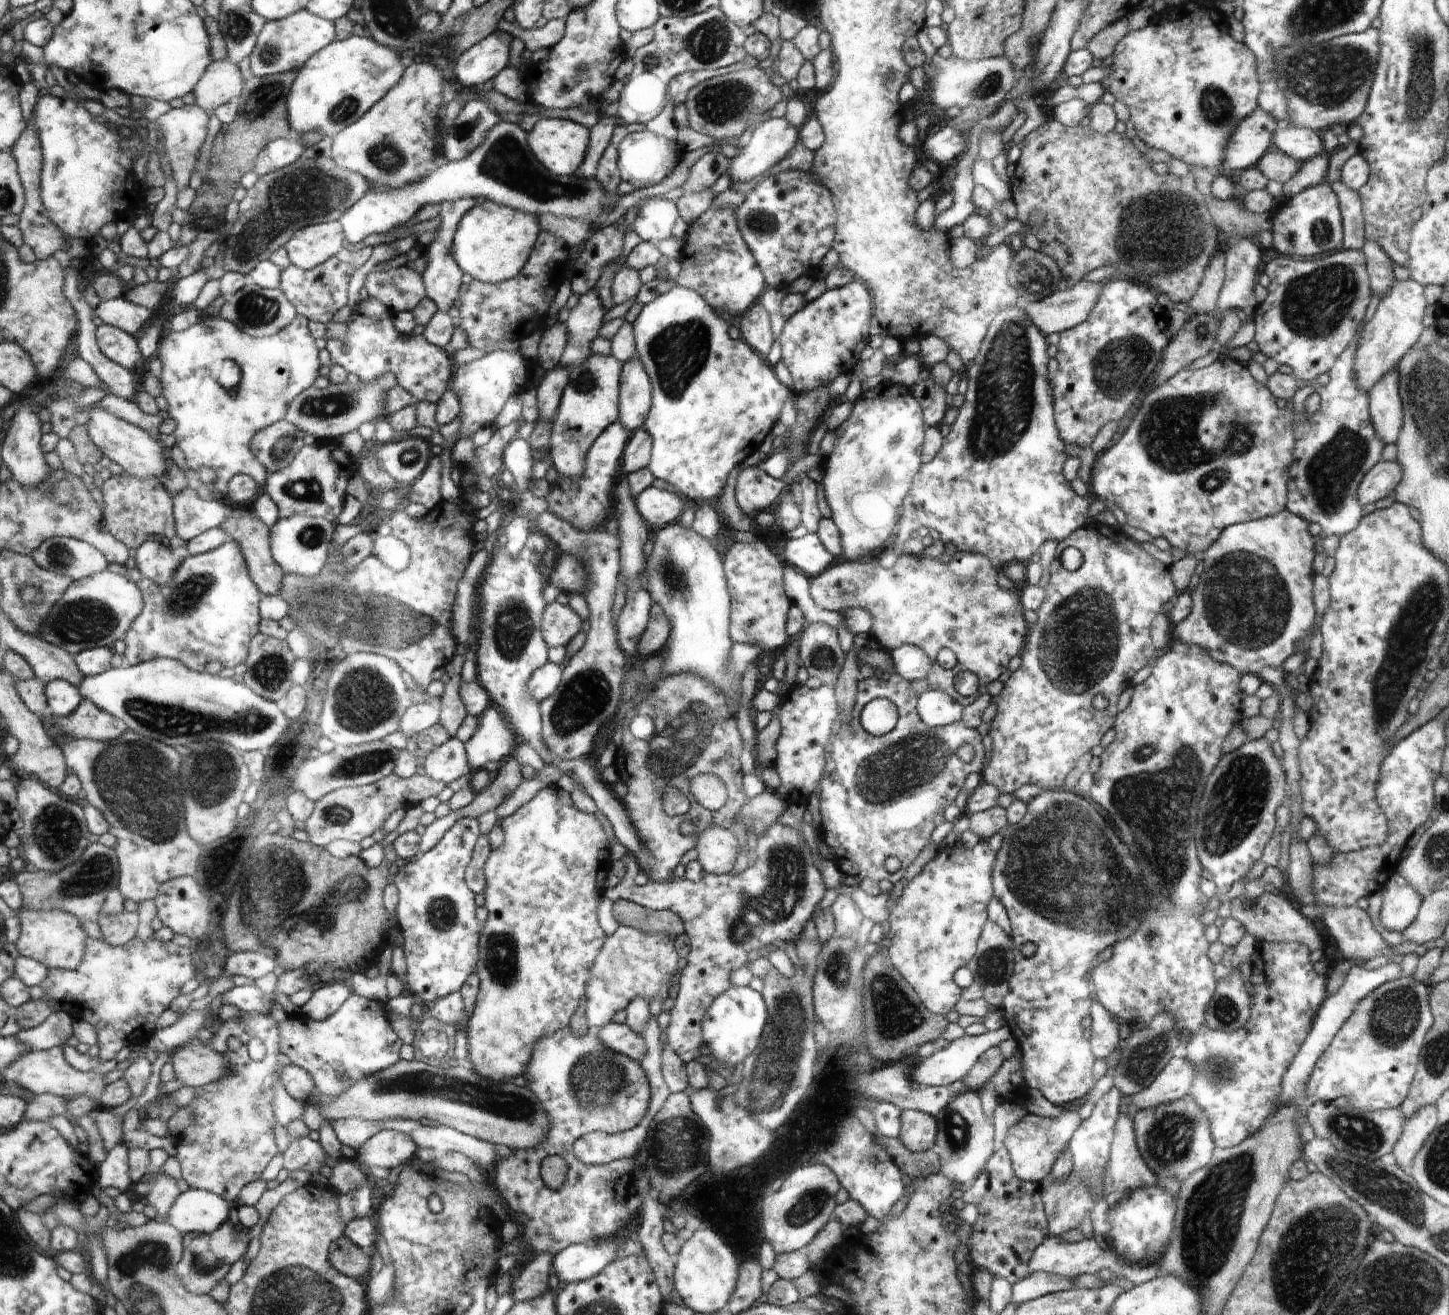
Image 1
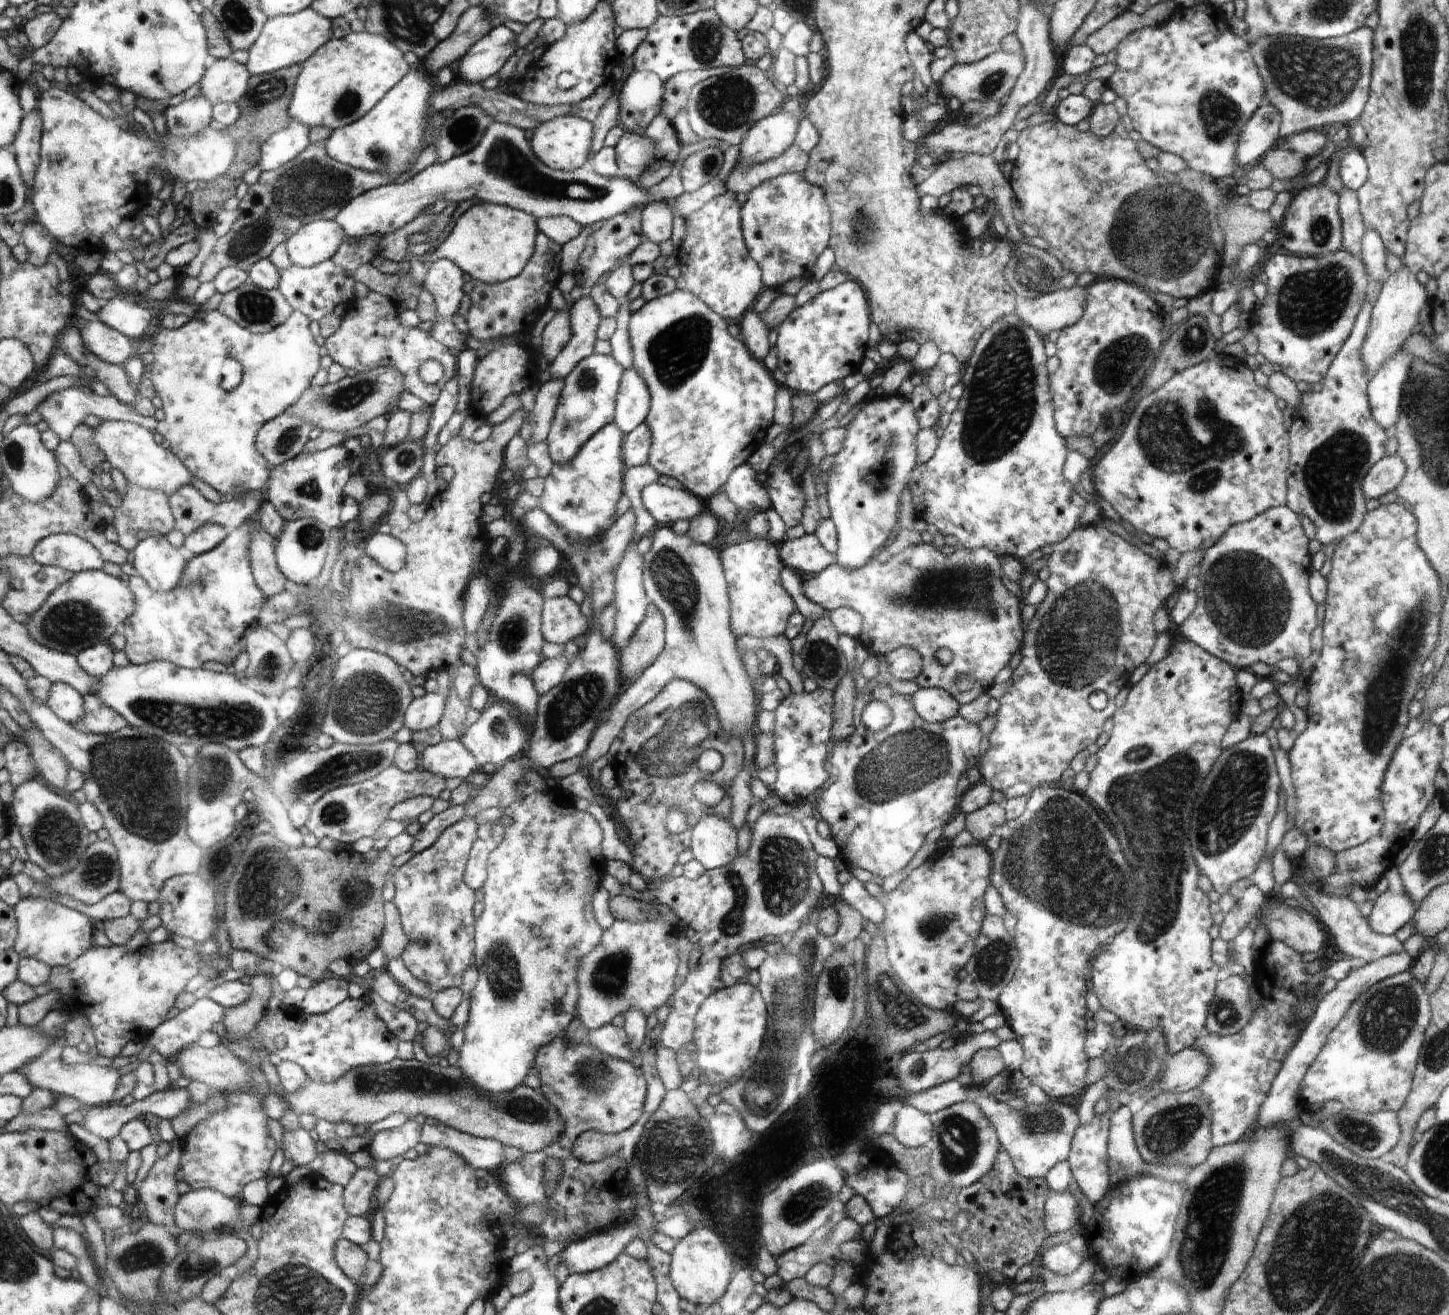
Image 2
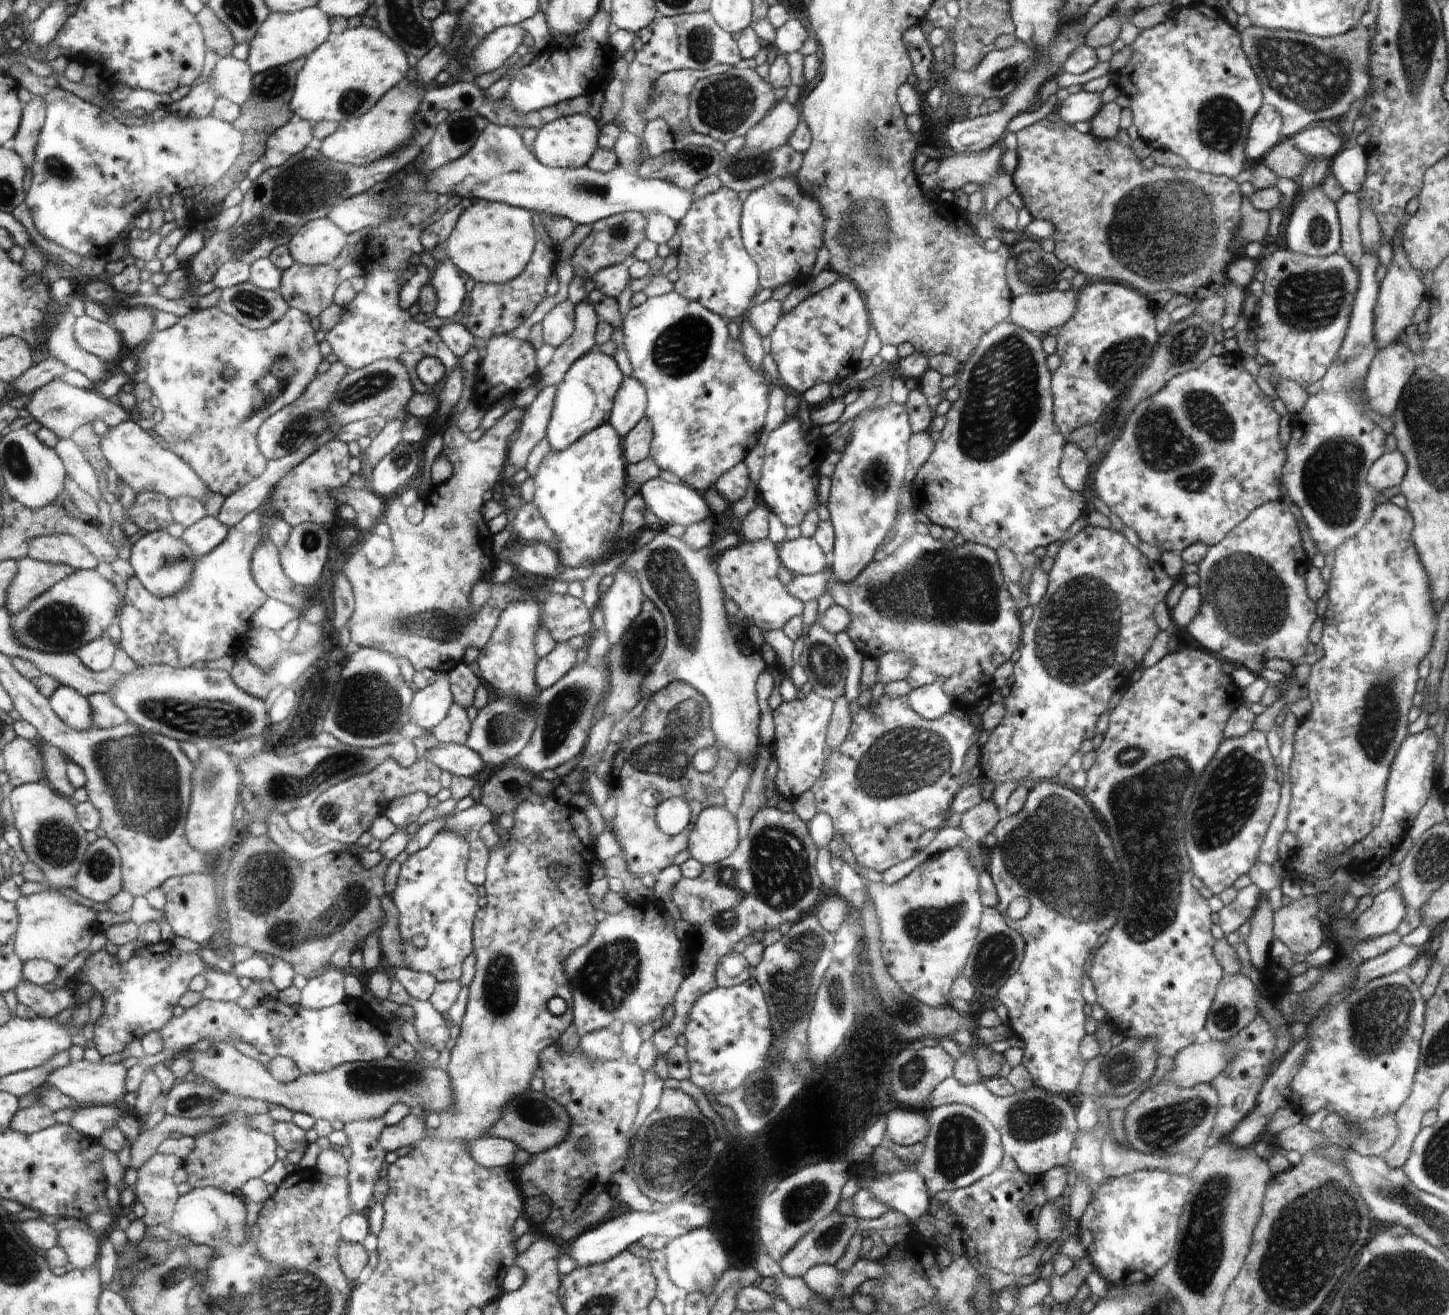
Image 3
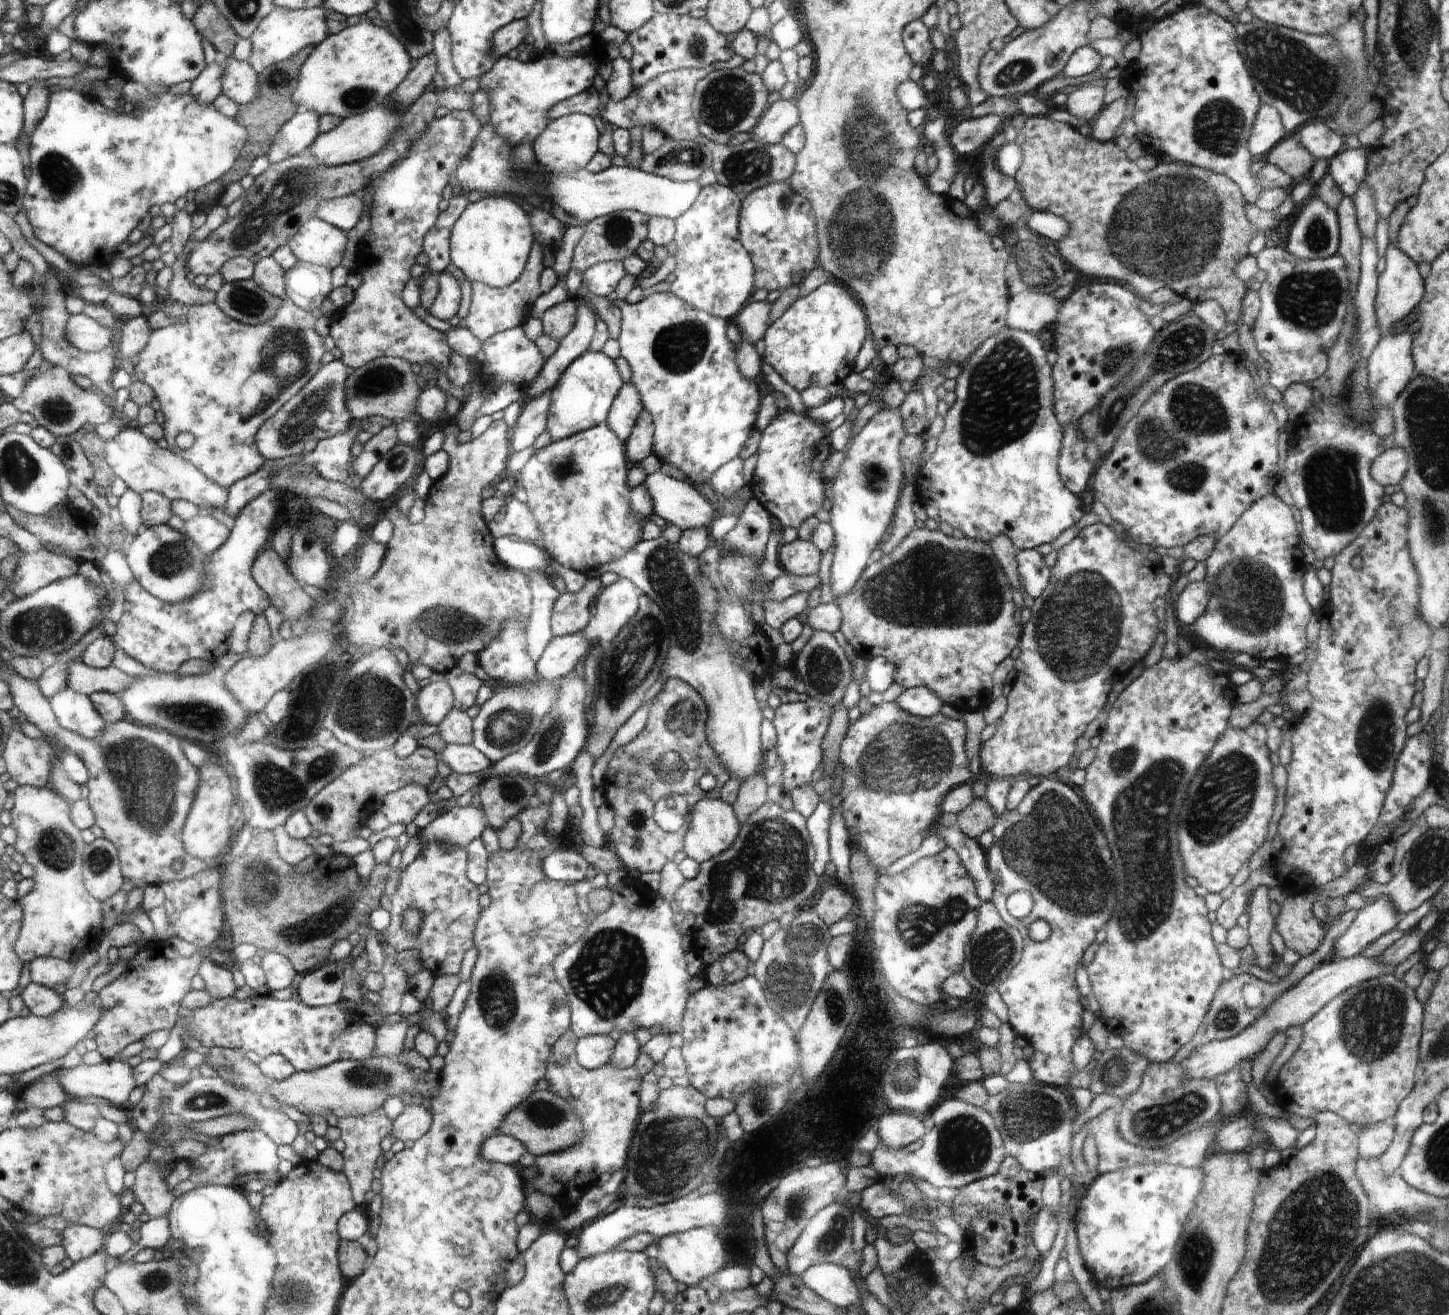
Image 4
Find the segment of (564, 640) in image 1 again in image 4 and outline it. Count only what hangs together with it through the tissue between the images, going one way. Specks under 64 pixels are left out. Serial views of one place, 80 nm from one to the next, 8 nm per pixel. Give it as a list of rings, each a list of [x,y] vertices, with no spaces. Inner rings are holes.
[[[590,577],[578,593],[560,593],[551,612],[551,631],[560,638],[583,631],[590,620],[590,603],[601,592],[602,577]]]

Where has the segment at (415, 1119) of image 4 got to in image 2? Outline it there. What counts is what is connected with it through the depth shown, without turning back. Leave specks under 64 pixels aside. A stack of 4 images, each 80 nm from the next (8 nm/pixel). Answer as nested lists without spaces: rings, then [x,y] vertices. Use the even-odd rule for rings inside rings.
[[[408,1119],[402,1126],[377,1132],[370,1142],[369,1154],[381,1161],[388,1161],[394,1156],[404,1156],[410,1148],[420,1141],[420,1125]]]

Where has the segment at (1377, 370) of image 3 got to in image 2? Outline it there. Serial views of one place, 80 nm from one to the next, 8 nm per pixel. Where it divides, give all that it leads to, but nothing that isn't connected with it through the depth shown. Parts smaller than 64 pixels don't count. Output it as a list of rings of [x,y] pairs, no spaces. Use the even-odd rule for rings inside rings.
[[[1401,351],[1388,359],[1367,384],[1367,397],[1374,420],[1393,435],[1400,416],[1402,385],[1406,380],[1413,356]]]

